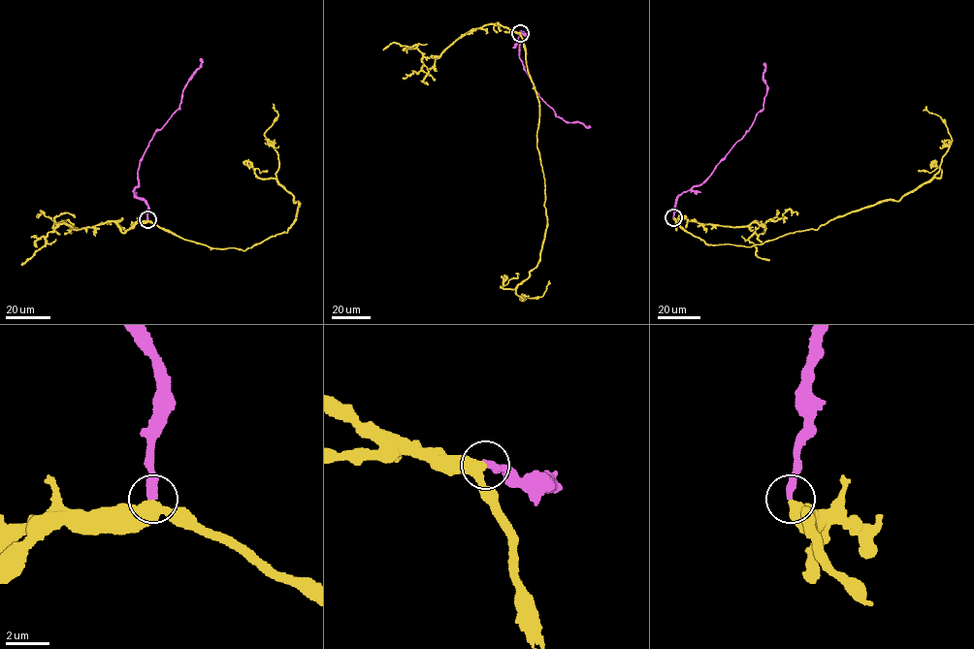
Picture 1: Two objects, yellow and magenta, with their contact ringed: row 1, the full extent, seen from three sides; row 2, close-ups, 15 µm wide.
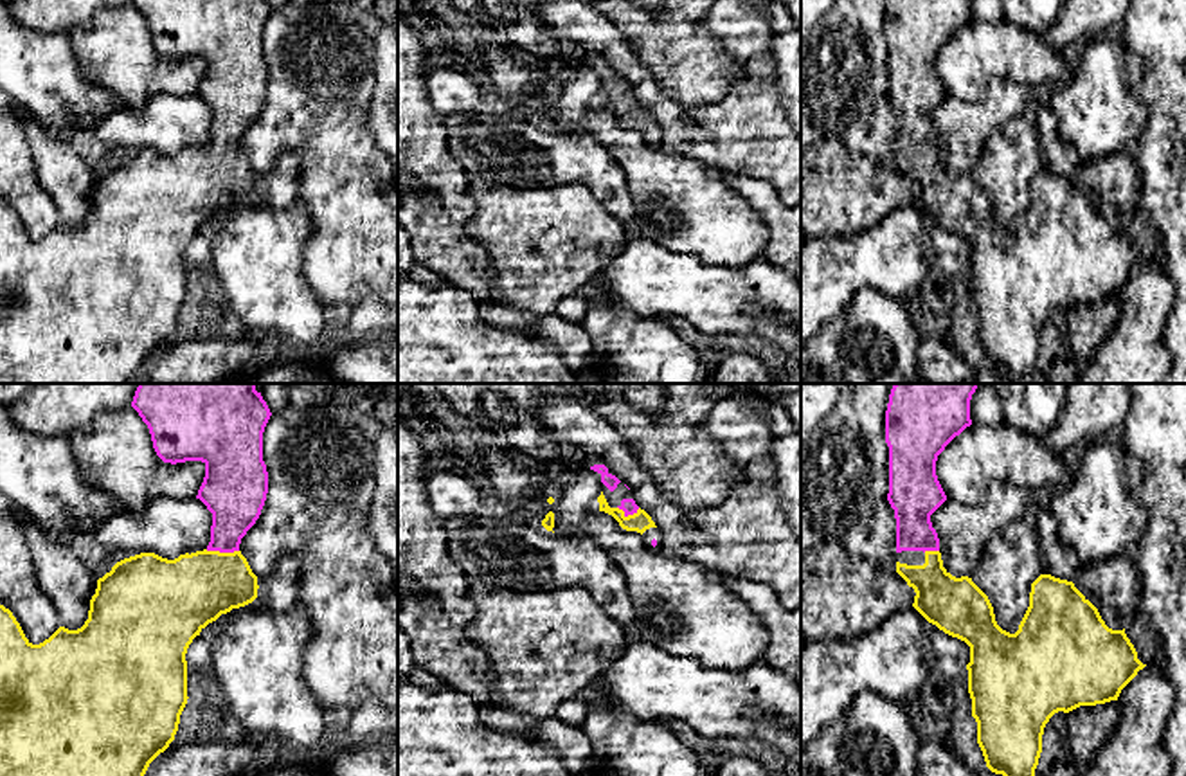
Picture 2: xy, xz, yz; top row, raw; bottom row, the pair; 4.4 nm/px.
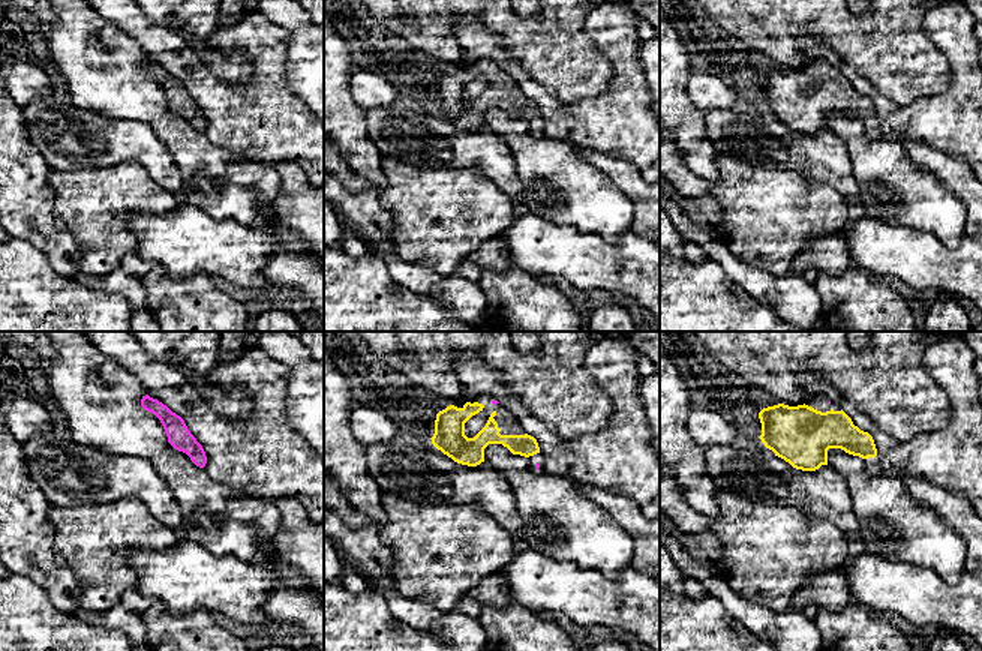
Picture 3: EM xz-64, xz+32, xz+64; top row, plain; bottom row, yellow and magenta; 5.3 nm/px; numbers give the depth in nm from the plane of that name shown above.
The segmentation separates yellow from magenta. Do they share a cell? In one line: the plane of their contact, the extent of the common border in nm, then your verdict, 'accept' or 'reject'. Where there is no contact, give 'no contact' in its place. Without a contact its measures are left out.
contact in xy; length 150 nm; accept

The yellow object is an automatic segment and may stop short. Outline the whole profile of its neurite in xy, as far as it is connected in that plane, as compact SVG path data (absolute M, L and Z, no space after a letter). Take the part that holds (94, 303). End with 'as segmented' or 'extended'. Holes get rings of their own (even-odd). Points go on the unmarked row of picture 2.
M131 0L148 22L153 45L164 59L202 58L205 74L198 86L200 95L212 110L211 139L203 148L185 149L175 157L155 149L140 149L117 158L110 169L97 176L90 196L88 216L77 227L59 223L49 236L32 241L9 205L0 202L0 383L140 383L149 360L175 337L180 311L187 301L187 257L189 241L200 229L221 211L245 203L257 194L257 173L239 148L241 135L256 121L268 90L268 68L263 58L263 29L272 13L266 0Z; extended

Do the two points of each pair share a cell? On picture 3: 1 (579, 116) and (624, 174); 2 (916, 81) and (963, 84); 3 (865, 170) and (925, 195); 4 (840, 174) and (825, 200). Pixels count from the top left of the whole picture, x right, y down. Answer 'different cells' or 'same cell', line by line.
1: different cells
2: different cells
3: same cell
4: different cells

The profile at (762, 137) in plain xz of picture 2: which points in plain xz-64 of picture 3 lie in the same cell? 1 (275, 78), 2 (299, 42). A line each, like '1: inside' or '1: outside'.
1: inside
2: outside

